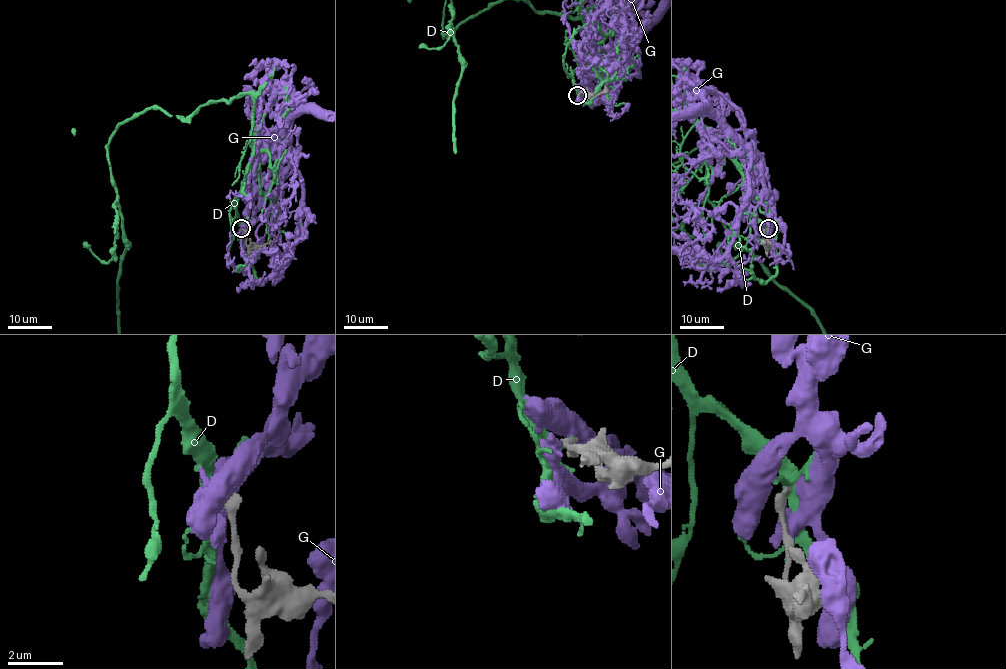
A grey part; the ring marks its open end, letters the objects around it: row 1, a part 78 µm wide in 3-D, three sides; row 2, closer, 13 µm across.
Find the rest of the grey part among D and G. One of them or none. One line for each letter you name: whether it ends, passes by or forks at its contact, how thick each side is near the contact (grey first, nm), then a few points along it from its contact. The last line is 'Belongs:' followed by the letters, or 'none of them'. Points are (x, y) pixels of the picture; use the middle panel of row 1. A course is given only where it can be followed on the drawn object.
Belongs: none of them

